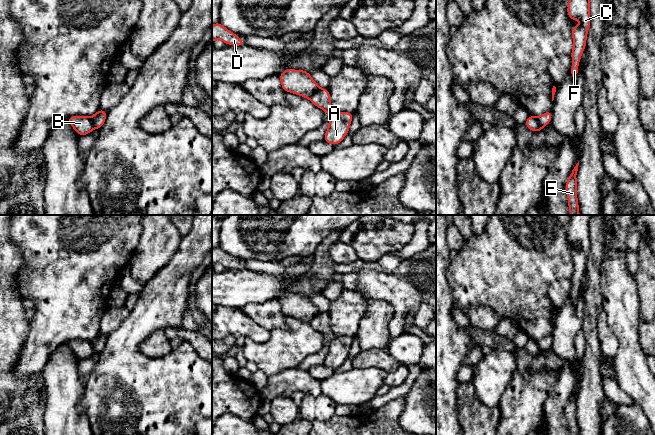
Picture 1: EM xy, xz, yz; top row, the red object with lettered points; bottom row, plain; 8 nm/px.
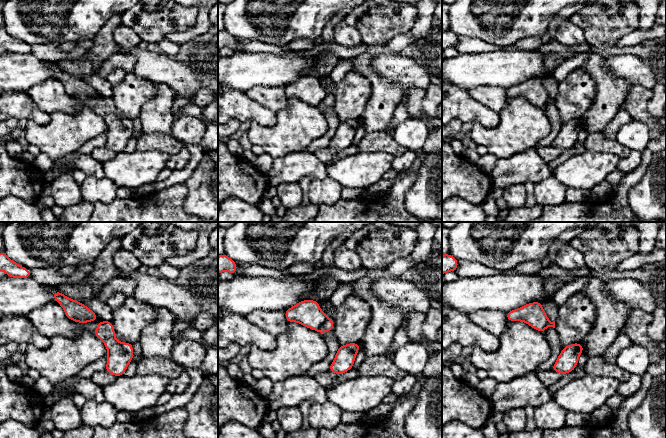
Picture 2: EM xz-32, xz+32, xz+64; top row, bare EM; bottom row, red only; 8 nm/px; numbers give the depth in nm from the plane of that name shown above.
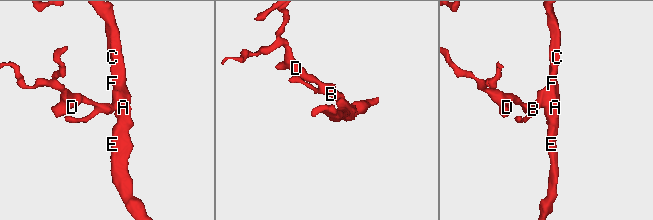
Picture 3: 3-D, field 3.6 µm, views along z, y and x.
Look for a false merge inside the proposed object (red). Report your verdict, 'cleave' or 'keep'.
cleave

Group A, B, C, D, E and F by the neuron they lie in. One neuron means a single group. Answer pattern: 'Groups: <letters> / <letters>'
Groups: A C E F / B D

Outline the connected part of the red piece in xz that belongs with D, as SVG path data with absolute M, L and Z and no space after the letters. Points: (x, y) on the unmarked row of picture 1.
M220 246L212 249L212 266L220 263L226 267L226 269L244 270L246 266L239 263L238 260L225 252Z

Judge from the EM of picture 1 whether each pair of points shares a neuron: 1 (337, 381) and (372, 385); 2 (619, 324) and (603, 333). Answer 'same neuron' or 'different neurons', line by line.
1: same neuron
2: different neurons

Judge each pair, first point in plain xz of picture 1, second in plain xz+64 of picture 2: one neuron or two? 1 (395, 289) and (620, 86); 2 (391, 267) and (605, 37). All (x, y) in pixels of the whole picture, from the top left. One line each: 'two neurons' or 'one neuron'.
1: two neurons
2: two neurons

